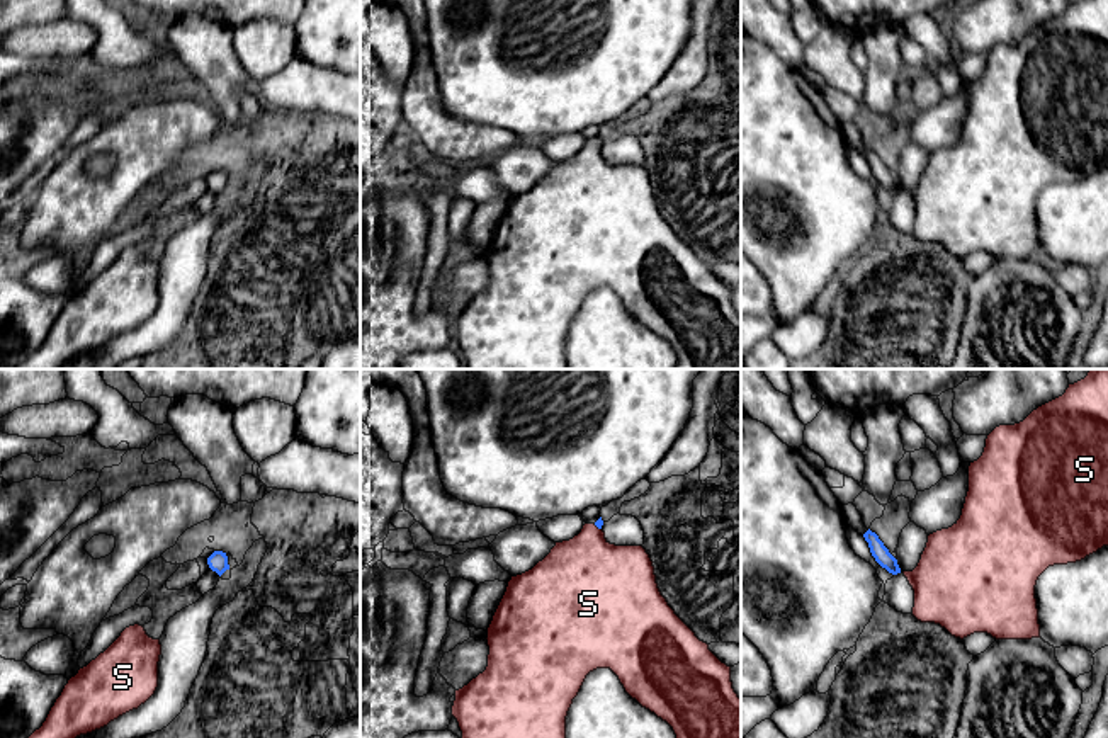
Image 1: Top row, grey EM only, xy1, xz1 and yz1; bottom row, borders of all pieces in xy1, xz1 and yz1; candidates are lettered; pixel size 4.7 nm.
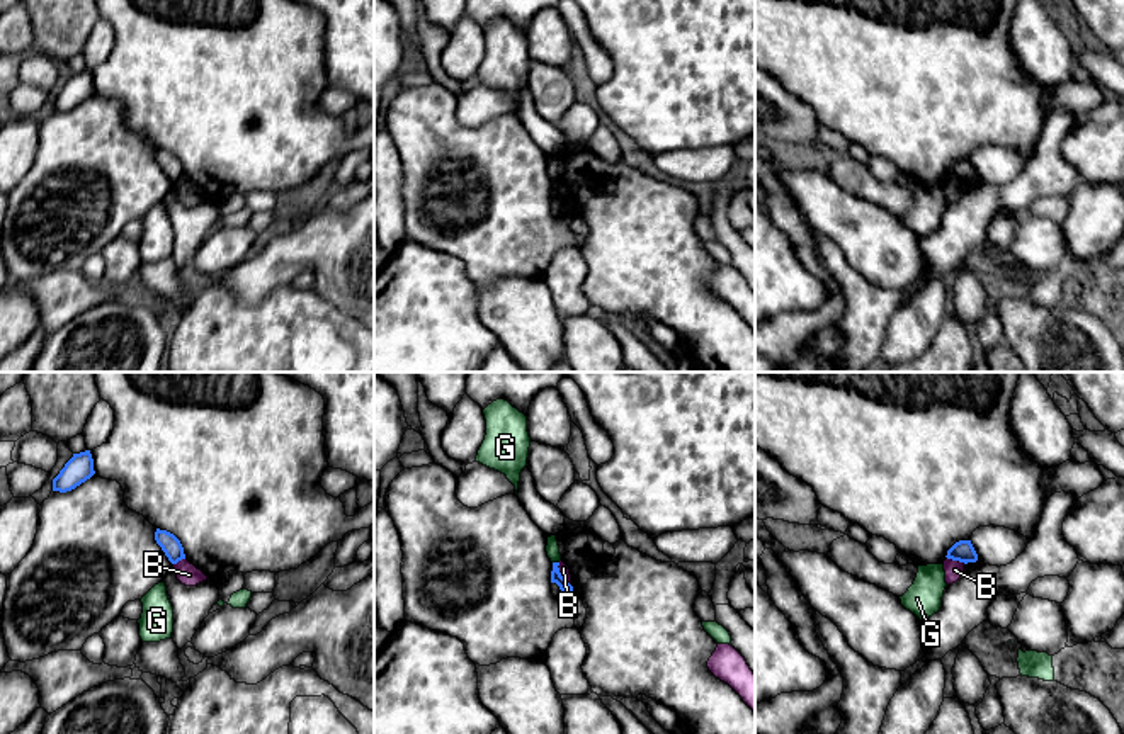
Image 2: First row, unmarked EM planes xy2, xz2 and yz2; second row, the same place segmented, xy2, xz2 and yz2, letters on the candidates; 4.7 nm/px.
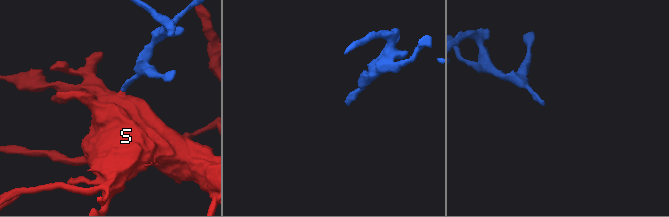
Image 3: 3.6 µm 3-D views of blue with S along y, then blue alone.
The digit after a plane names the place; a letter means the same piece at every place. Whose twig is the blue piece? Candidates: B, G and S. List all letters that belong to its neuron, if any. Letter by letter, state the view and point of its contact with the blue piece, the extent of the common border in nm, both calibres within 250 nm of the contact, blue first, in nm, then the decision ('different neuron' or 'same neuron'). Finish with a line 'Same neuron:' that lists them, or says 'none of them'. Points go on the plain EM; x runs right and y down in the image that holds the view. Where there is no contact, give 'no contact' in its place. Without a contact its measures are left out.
B: meets blue in yz2 at (956, 179); contact 90 nm long; 110 nm thick on the blue side, 90 nm on the other; different neuron
G: meets blue in xz2 at (556, 182); contact 30 nm long; 60 nm thick on the blue side, 60 nm on the other; different neuron
S: meets blue in xz1 at (597, 145); contact 50 nm long; 40 nm thick on the blue side, 380 nm on the other; same neuron
Same neuron: S

